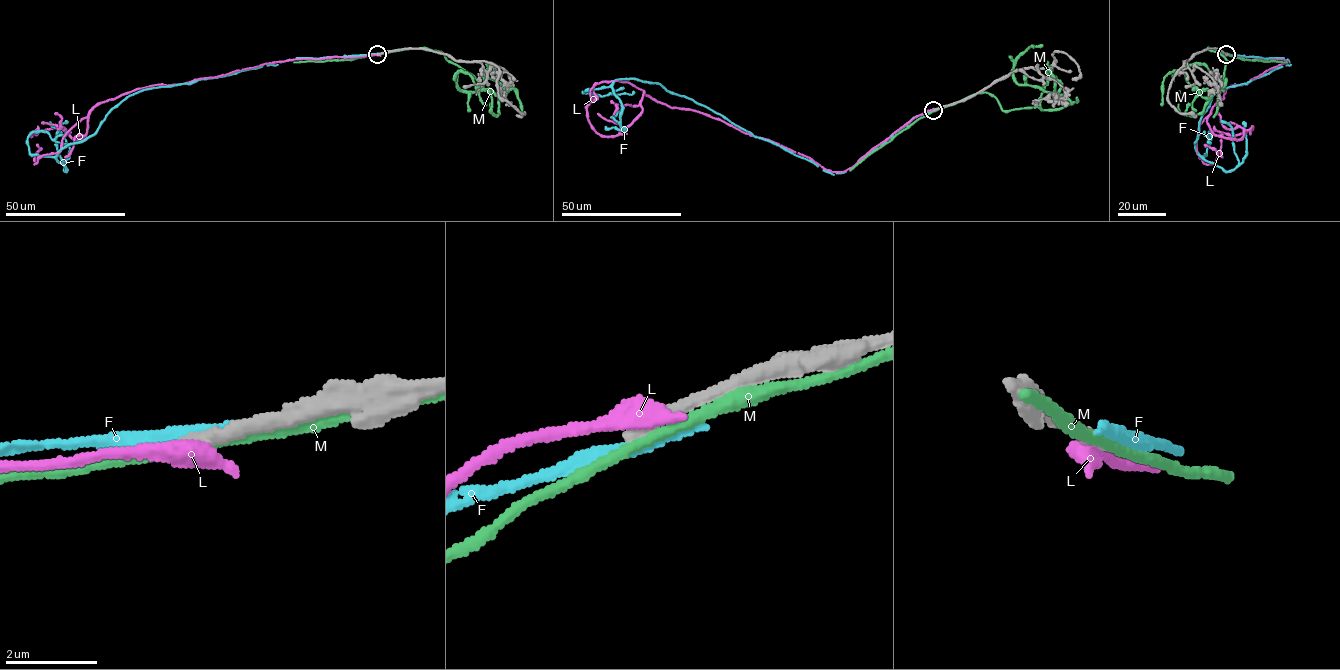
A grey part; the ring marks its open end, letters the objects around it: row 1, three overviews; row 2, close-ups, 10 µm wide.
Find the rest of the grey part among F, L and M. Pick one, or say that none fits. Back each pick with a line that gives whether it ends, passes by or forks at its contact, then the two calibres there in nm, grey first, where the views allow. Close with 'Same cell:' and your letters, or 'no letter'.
Same cell: no letter

